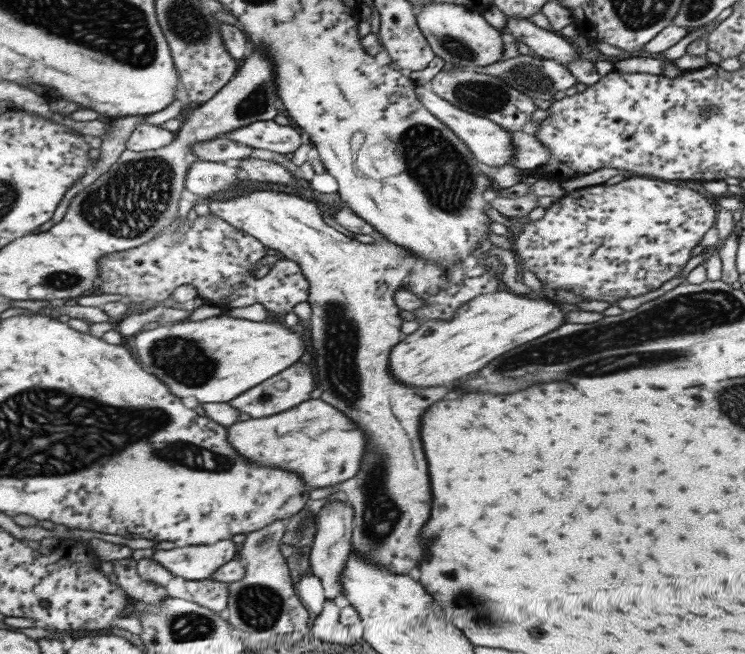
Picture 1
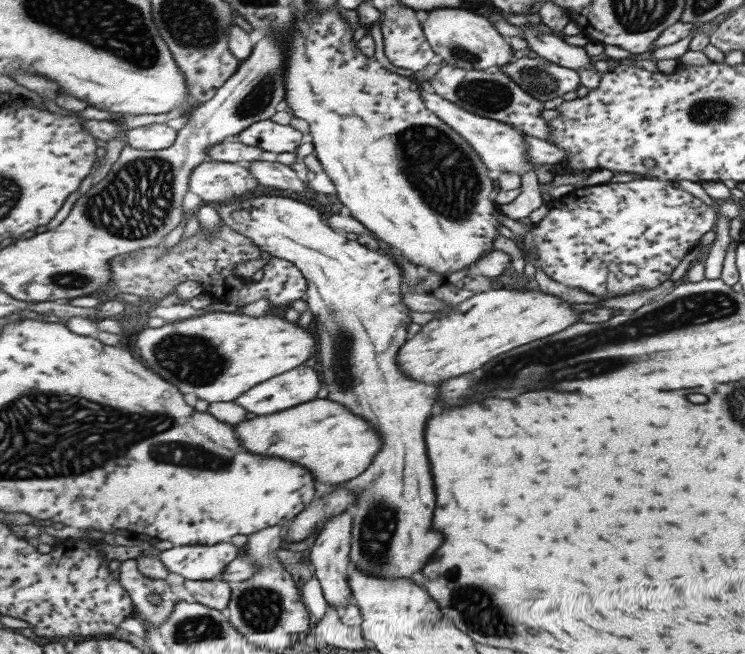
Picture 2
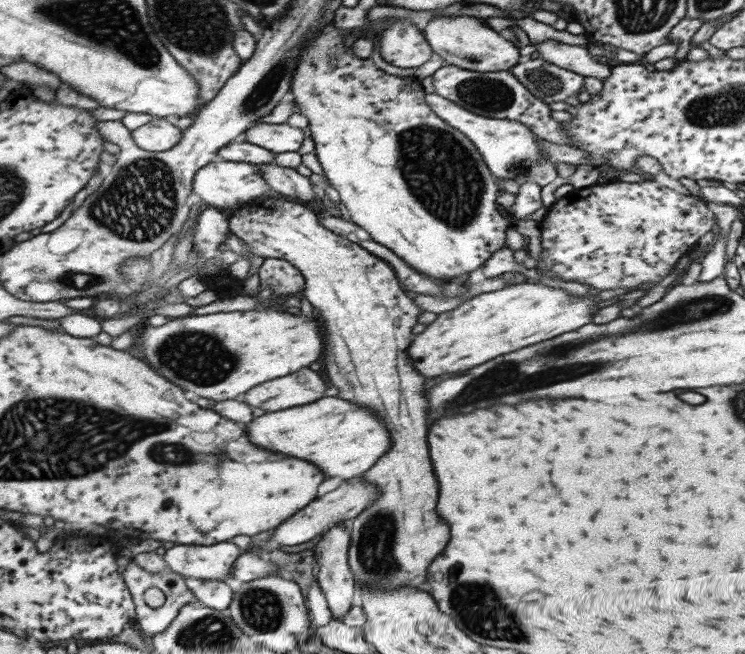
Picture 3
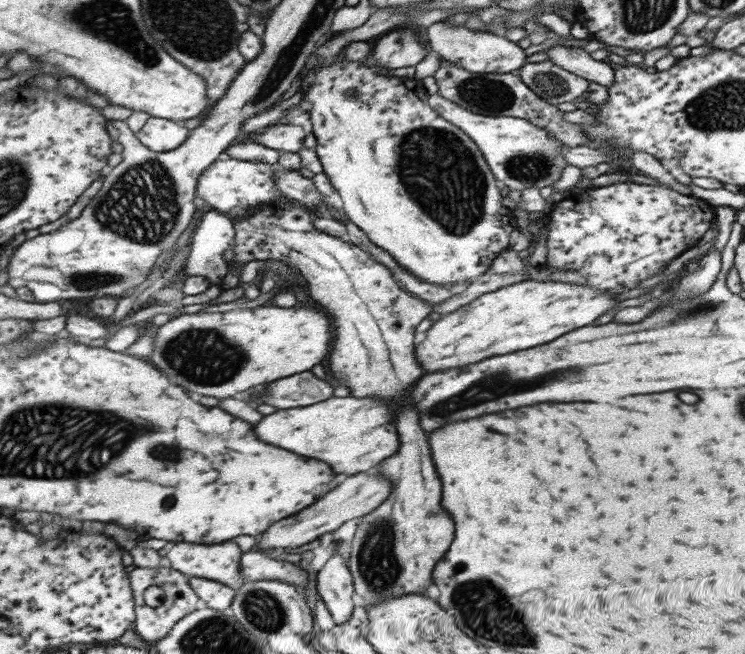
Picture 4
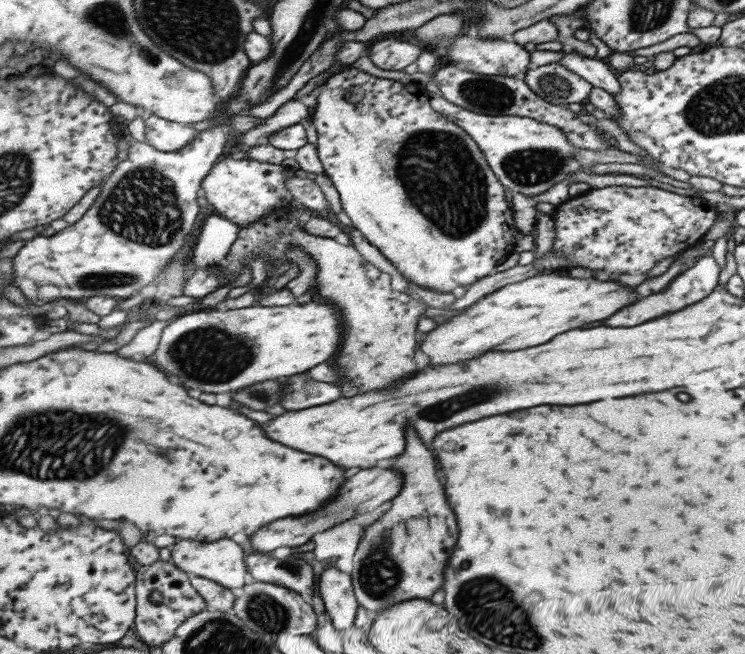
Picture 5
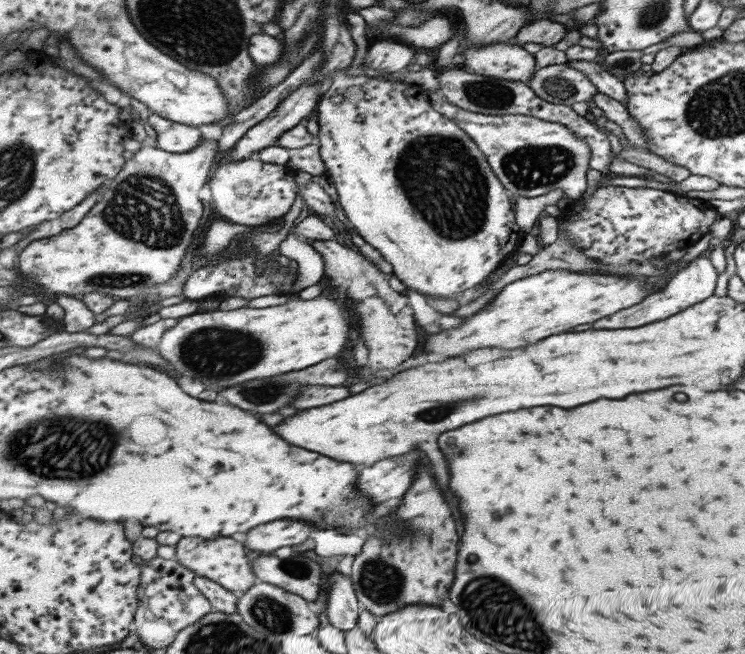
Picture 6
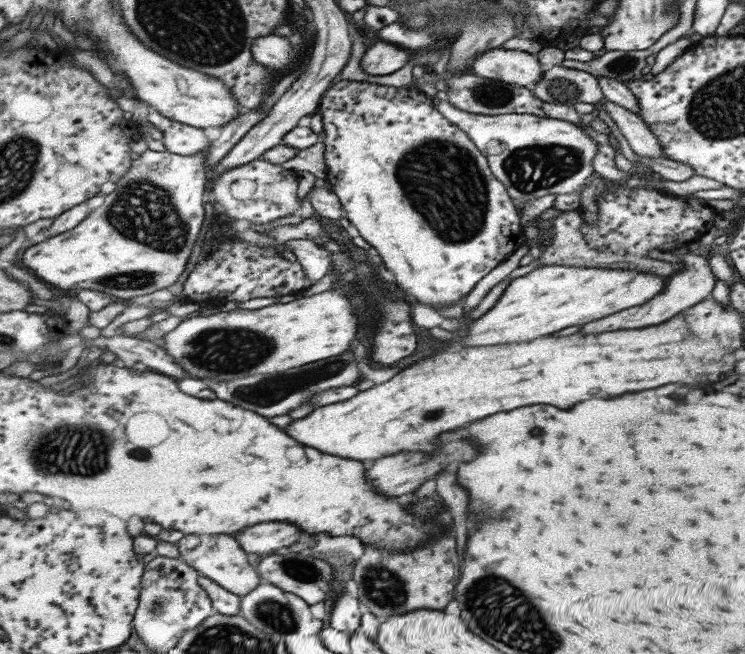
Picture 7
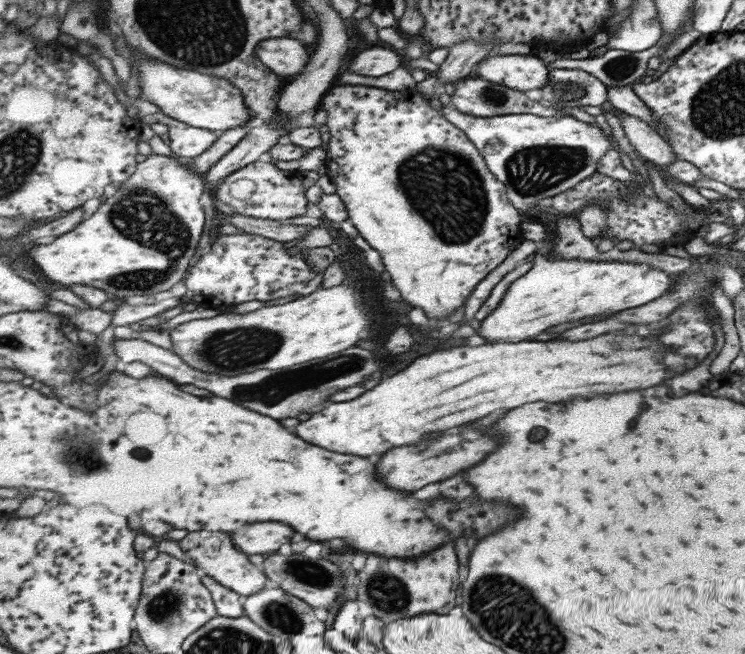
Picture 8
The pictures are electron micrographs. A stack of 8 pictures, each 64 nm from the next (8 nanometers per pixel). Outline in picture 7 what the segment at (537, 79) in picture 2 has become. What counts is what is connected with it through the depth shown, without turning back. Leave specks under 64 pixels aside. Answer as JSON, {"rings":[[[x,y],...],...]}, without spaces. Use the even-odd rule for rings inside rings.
{"rings":[[[555,65],[541,72],[541,78],[531,88],[534,96],[549,104],[562,104],[573,108],[574,104],[585,103],[598,106],[603,93],[597,77],[583,70]]]}

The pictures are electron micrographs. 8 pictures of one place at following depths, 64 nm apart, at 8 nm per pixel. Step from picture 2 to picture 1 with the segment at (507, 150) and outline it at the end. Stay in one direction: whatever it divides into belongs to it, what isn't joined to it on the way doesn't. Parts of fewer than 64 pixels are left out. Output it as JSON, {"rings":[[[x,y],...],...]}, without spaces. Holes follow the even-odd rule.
{"rings":[[[417,85],[414,91],[417,100],[421,102],[422,106],[434,118],[437,118],[439,122],[447,126],[460,141],[463,141],[467,149],[473,153],[476,161],[483,167],[495,169],[501,166],[513,166],[513,141],[511,141],[509,131],[504,130],[501,126],[495,125],[495,122],[487,118],[480,118],[478,115],[468,114],[463,110],[459,110],[459,108],[452,106],[451,103],[439,98],[439,95],[425,88],[425,86]]]}

